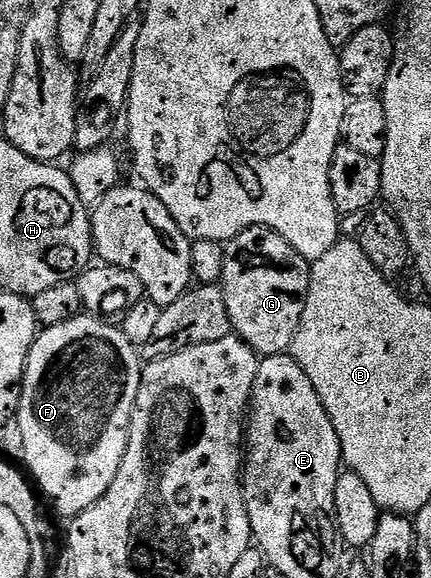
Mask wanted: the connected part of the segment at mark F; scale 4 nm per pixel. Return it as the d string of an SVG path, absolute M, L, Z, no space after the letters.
M80 313L75 318L65 321L63 324L43 327L36 334L33 345L29 349L27 364L23 370L23 392L21 393L19 413L17 416L19 439L23 442L23 459L27 462L28 467L26 467L26 470L33 480L34 486L42 494L44 491L51 498L52 505L61 514L67 515L66 517L80 515L82 511L89 509L89 505L96 503L109 489L109 485L113 485L113 481L117 477L117 469L121 469L121 461L125 457L125 449L129 441L131 418L133 417L133 409L135 408L137 393L141 385L141 377L143 376L143 367L141 366L141 362L139 363L138 353L135 352L138 351L136 344L128 340L118 326L110 327L109 324L102 323L101 320L94 319L93 316L87 314Z

